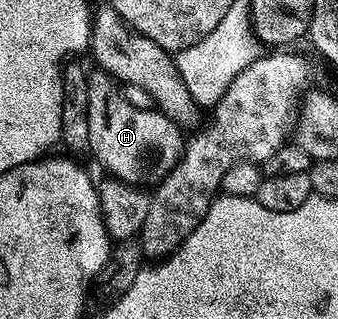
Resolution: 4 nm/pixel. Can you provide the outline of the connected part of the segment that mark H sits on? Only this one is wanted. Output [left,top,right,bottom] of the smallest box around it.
[87,68,186,188]

